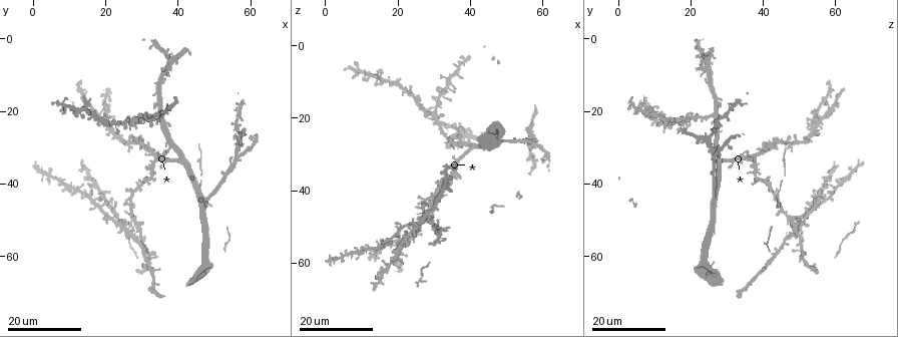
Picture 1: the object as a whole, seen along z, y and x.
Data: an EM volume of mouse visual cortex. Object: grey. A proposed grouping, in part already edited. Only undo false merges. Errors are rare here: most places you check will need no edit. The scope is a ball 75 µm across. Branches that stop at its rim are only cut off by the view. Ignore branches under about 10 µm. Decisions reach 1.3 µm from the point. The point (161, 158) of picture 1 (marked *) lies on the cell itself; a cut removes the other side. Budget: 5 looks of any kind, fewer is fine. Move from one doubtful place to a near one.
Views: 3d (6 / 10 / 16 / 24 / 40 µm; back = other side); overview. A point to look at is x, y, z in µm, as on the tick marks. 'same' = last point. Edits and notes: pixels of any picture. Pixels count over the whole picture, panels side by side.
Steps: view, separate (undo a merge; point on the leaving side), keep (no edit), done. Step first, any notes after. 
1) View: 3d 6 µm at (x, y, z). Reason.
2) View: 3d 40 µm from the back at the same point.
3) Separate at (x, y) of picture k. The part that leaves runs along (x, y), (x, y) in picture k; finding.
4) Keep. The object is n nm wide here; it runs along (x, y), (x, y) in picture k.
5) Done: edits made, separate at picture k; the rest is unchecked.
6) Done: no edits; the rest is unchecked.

View: 3d 24 µm at (36.0, 32.5, 34.5). Small branch off a trunk.

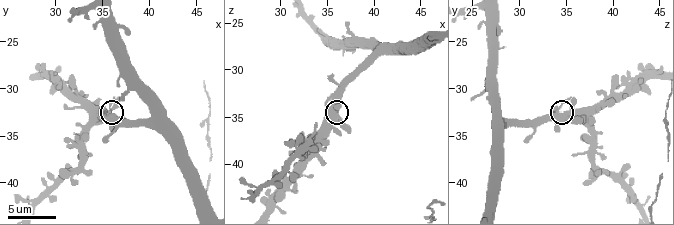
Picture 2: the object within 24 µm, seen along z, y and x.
View: 3d 10 µm at (36.0, 32.8, 34.6).

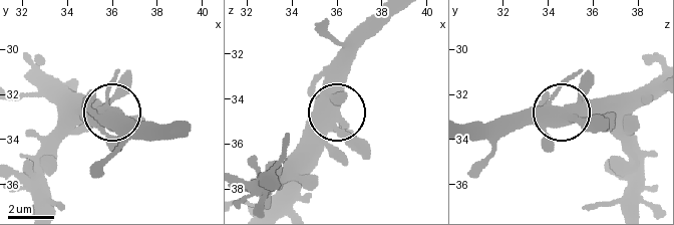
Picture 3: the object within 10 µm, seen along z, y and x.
Keep. 3 arms meet here; it runs along (327, 75), (341, 126), (365, 153) in picture 3; all the same cell.

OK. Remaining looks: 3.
View: 3d 16 µm at (48.0, 45.0, 26.0).

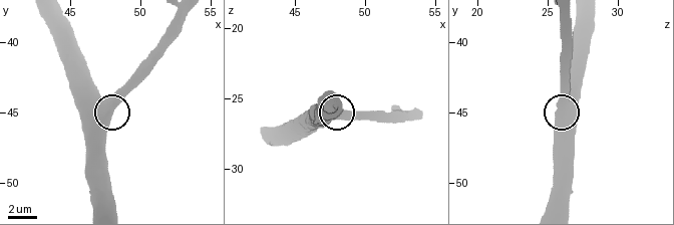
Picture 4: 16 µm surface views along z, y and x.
View: 3d 6 µm at (48.2, 44.6, 26.0).

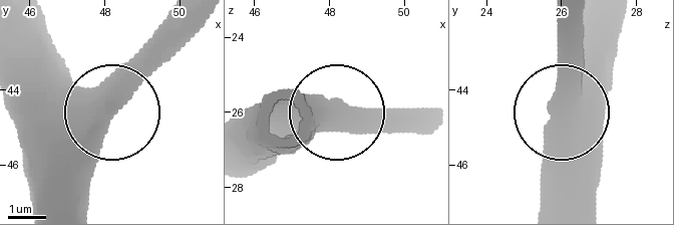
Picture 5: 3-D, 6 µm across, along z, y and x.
Keep. The object is 510 nm wide here; all the same cell.

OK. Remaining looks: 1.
Done: no edits; the rest is unchecked.

